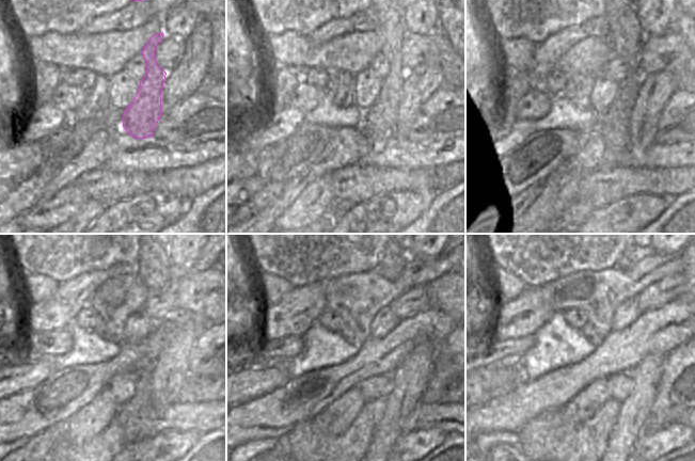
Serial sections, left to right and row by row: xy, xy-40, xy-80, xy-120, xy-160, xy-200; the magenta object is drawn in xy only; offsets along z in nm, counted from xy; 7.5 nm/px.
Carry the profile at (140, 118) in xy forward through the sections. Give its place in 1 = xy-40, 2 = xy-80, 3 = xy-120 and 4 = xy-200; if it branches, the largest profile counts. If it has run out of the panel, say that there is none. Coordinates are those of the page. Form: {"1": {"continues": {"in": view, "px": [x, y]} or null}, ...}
{"1": {"continues": {"in": "xy-40", "px": [379, 121]}}, "2": {"continues": {"in": "xy-80", "px": [627, 36]}}, "3": {"continues": {"in": "xy-120", "px": [154, 263]}}, "4": {"continues": {"in": "xy-200", "px": [631, 256]}}}

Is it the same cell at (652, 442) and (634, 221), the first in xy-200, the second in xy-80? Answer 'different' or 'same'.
same

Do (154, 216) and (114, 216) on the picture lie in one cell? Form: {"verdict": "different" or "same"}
{"verdict": "same"}

